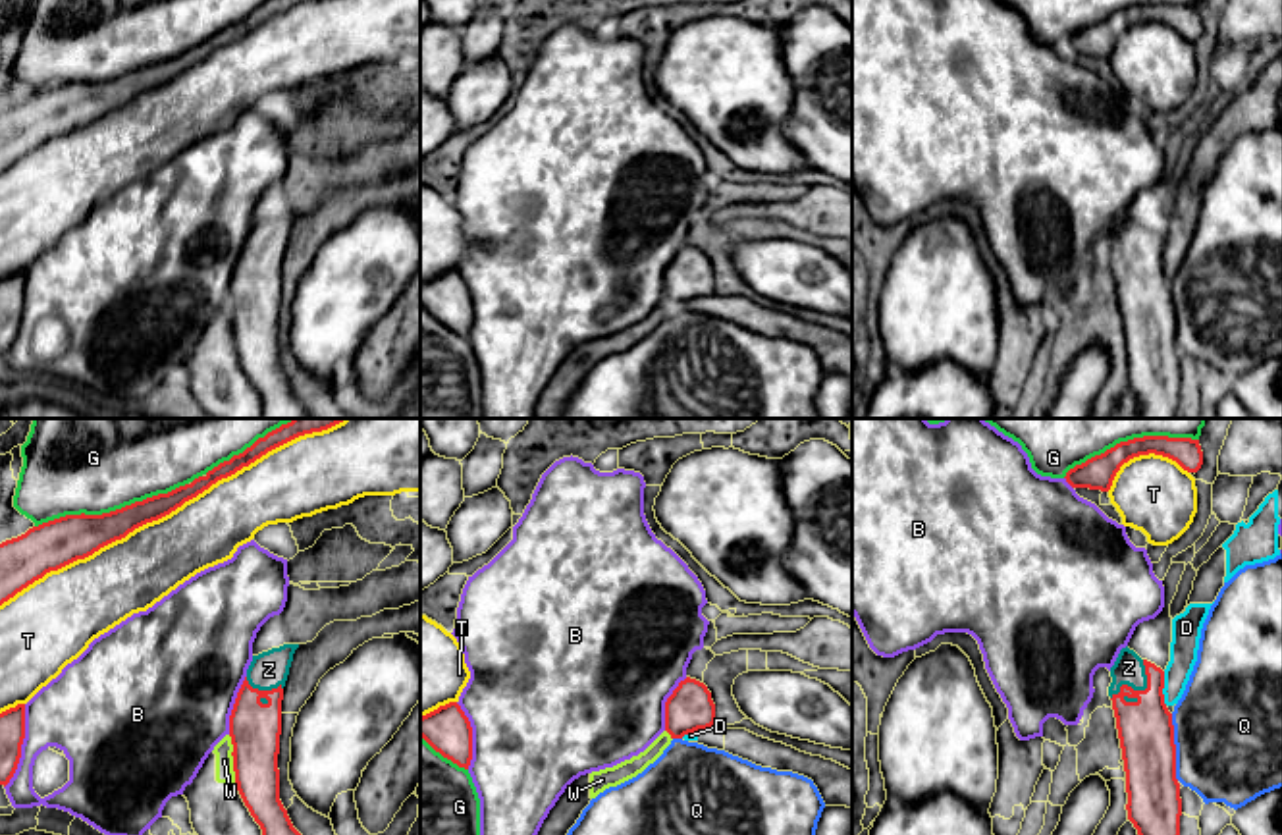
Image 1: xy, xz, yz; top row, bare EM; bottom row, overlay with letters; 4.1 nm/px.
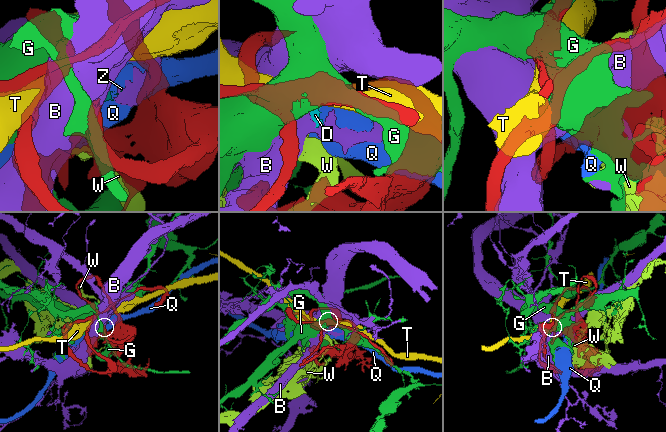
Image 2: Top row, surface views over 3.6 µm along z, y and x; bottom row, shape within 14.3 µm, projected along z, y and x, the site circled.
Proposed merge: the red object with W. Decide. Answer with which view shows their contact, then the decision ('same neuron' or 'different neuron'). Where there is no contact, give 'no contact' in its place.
xy | same neuron

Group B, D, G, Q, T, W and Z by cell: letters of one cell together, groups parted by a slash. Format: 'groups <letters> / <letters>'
groups B / D W Z / G / Q / T

